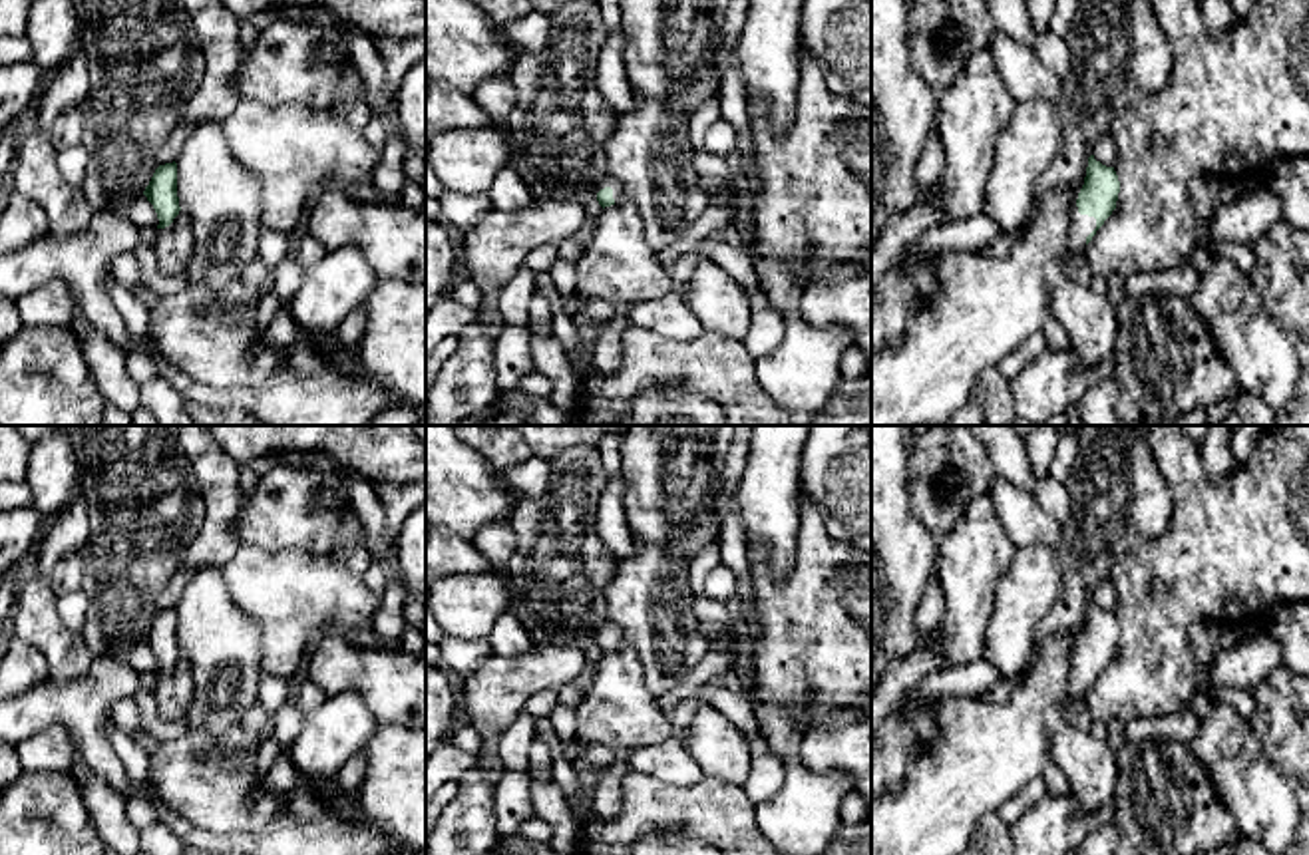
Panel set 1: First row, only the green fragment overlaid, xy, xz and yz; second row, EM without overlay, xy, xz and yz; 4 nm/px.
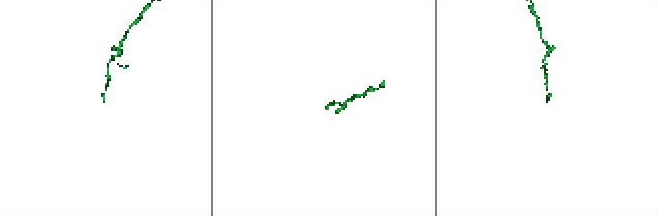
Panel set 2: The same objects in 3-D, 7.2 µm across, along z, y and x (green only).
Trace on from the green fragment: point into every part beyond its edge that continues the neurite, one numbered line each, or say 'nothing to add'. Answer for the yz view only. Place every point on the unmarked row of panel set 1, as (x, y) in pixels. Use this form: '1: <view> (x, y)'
1: yz (1081, 671)

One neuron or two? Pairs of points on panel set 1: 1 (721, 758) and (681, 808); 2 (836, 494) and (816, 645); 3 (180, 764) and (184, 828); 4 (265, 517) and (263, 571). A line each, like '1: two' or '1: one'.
1: two
2: two
3: two
4: two

